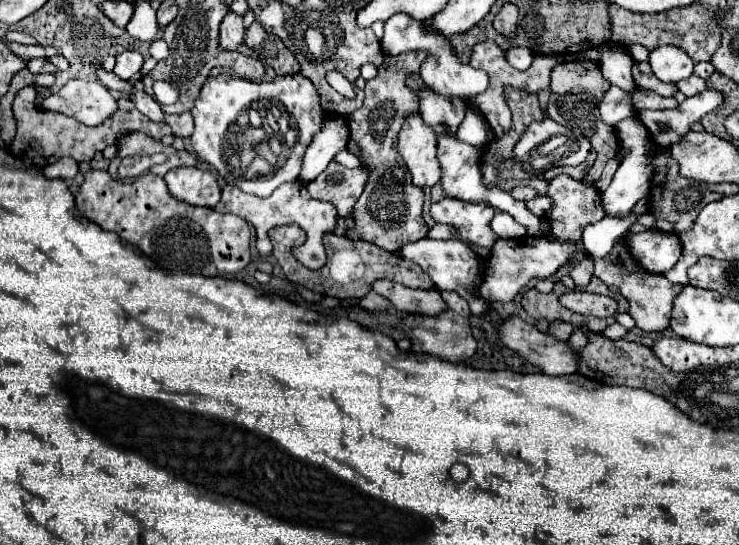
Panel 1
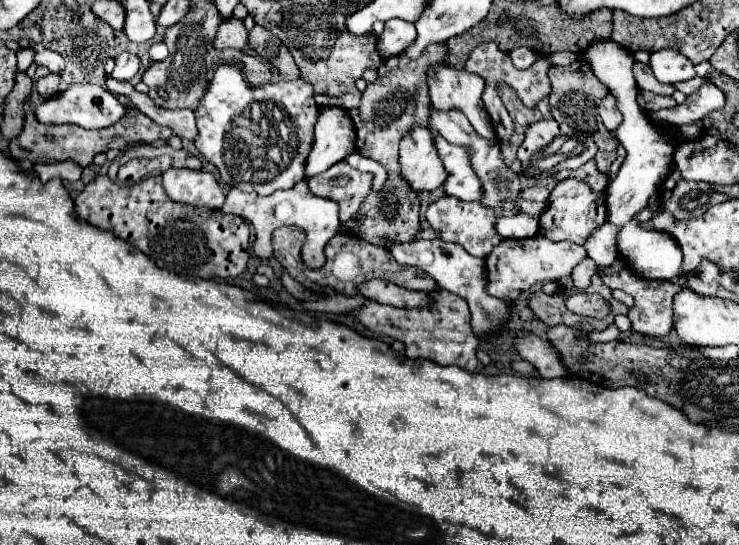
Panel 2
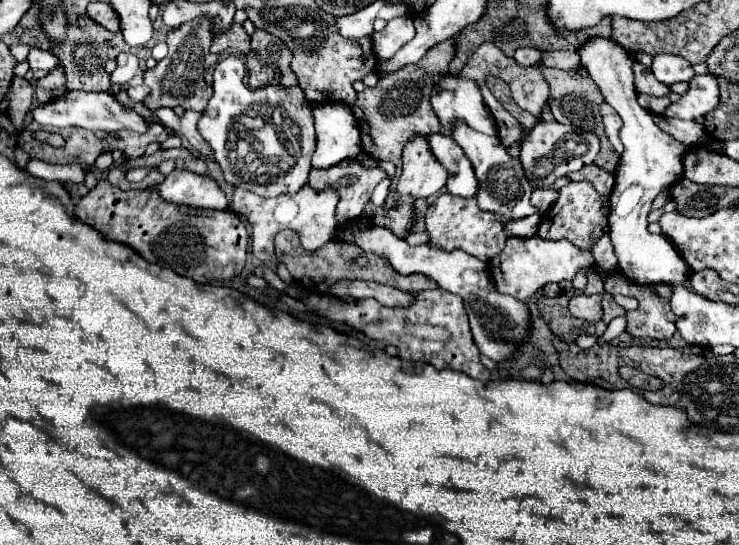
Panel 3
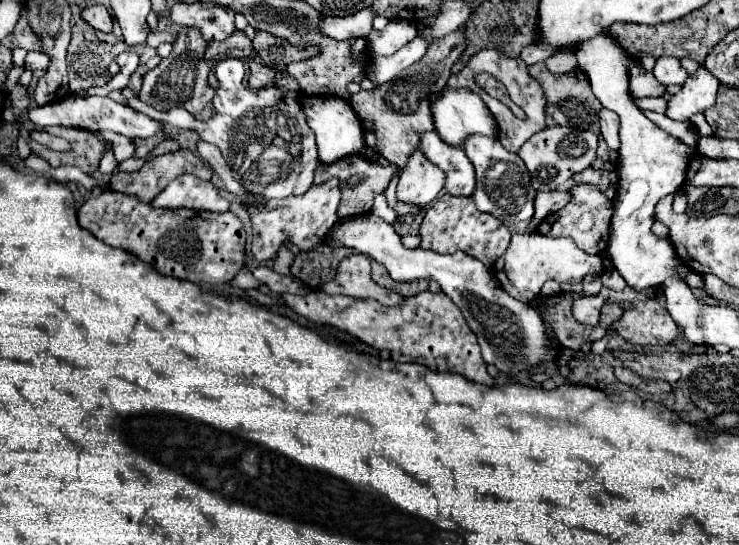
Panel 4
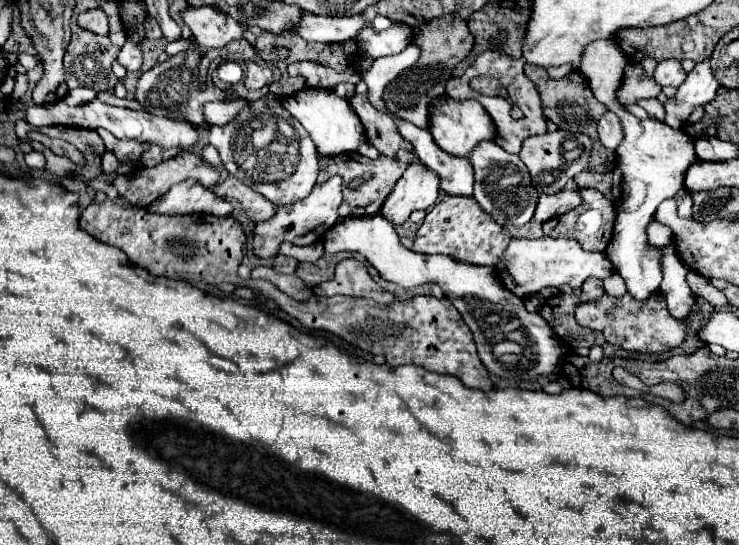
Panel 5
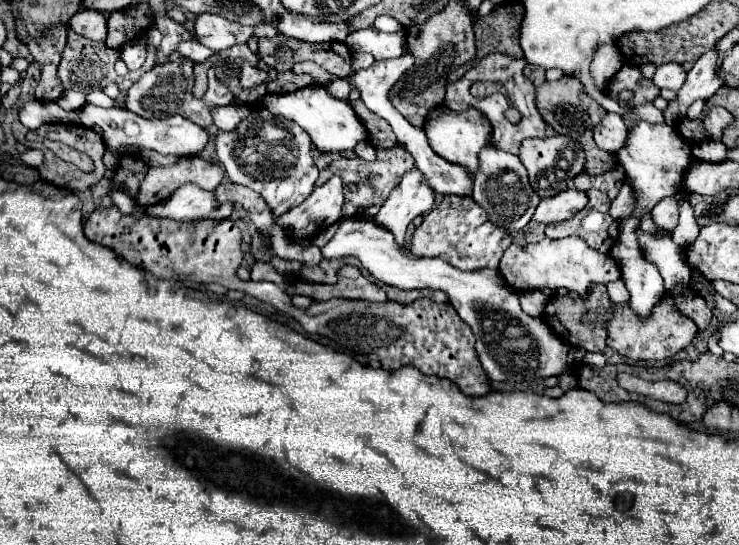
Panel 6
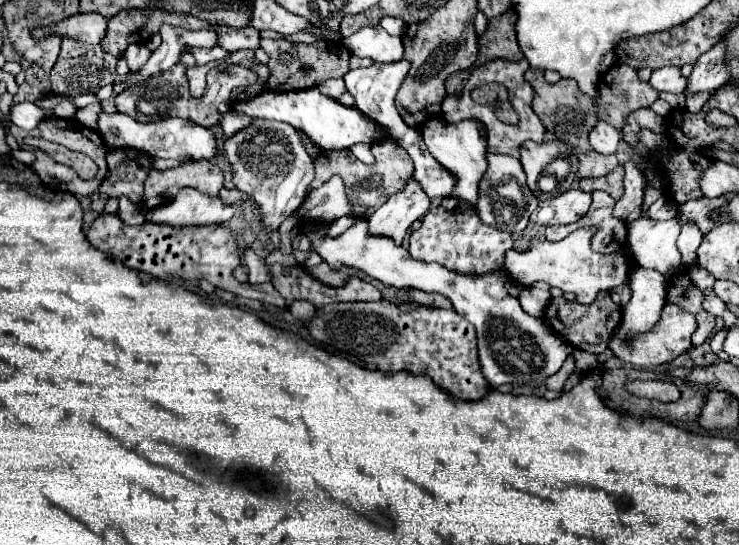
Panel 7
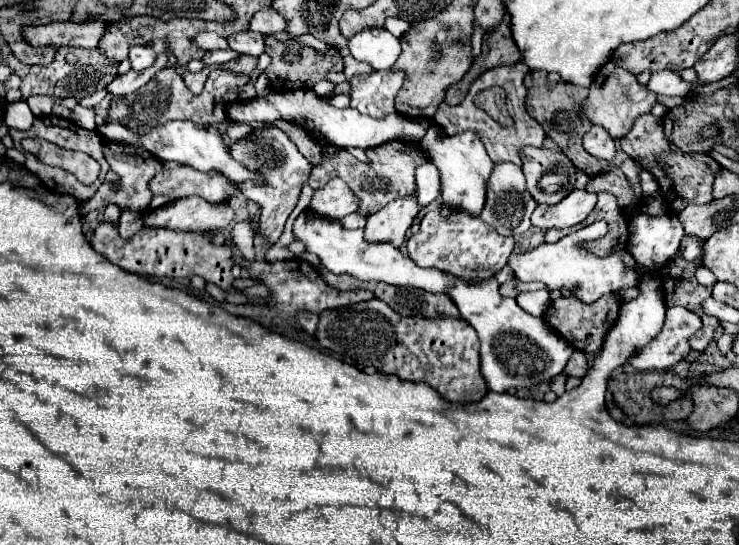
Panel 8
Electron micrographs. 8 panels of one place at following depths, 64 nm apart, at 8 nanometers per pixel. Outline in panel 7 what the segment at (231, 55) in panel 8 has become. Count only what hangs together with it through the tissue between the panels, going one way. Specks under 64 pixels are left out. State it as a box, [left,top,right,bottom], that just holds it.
[190,48,230,64]

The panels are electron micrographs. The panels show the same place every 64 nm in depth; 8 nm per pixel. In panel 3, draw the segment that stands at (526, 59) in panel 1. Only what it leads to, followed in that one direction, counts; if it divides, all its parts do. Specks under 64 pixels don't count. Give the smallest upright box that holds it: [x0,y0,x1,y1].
[514,48,542,66]

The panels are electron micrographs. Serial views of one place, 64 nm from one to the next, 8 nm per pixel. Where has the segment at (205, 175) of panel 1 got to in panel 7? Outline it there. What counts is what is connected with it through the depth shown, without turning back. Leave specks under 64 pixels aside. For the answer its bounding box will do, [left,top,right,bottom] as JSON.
[146,190,234,226]

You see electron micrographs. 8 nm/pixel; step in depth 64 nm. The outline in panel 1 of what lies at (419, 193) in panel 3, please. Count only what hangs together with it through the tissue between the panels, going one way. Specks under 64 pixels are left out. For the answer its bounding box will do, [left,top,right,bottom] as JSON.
[398,116,442,188]

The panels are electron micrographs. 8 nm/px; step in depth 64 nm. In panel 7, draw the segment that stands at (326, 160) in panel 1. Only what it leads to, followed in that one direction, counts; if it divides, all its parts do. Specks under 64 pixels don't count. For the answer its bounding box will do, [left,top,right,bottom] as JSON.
[232,86,388,150]

